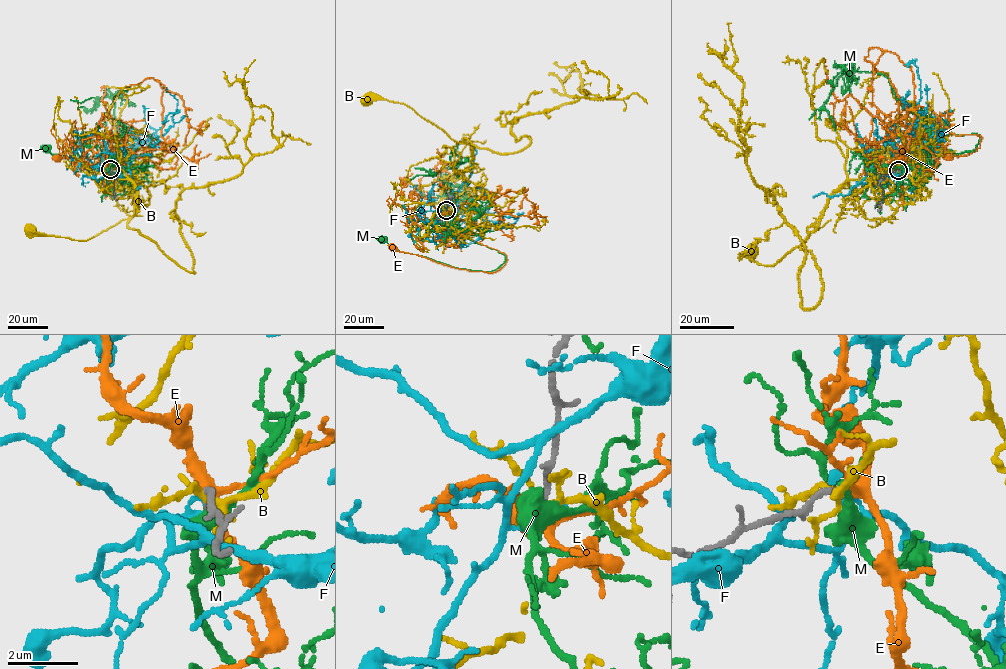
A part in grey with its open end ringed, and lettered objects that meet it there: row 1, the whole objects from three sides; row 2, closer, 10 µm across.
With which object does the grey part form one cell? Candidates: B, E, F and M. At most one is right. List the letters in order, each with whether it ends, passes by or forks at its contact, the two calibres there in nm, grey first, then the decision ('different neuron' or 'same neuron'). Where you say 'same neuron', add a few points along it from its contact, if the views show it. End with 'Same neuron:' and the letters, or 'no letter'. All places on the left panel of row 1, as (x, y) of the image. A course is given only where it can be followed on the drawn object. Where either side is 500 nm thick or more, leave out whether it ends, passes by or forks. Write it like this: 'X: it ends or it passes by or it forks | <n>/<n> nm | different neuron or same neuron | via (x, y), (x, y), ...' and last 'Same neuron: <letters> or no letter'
B: it forks | 170/160 nm | different neuron
E: it forks | 170/280 nm | same neuron | via (110, 169), (102, 150), (112, 118), (171, 143), (109, 156), (58, 158)
F: it ends | 160/150 nm | different neuron
M: it forks | 160/360 nm | different neuron
Same neuron: E

